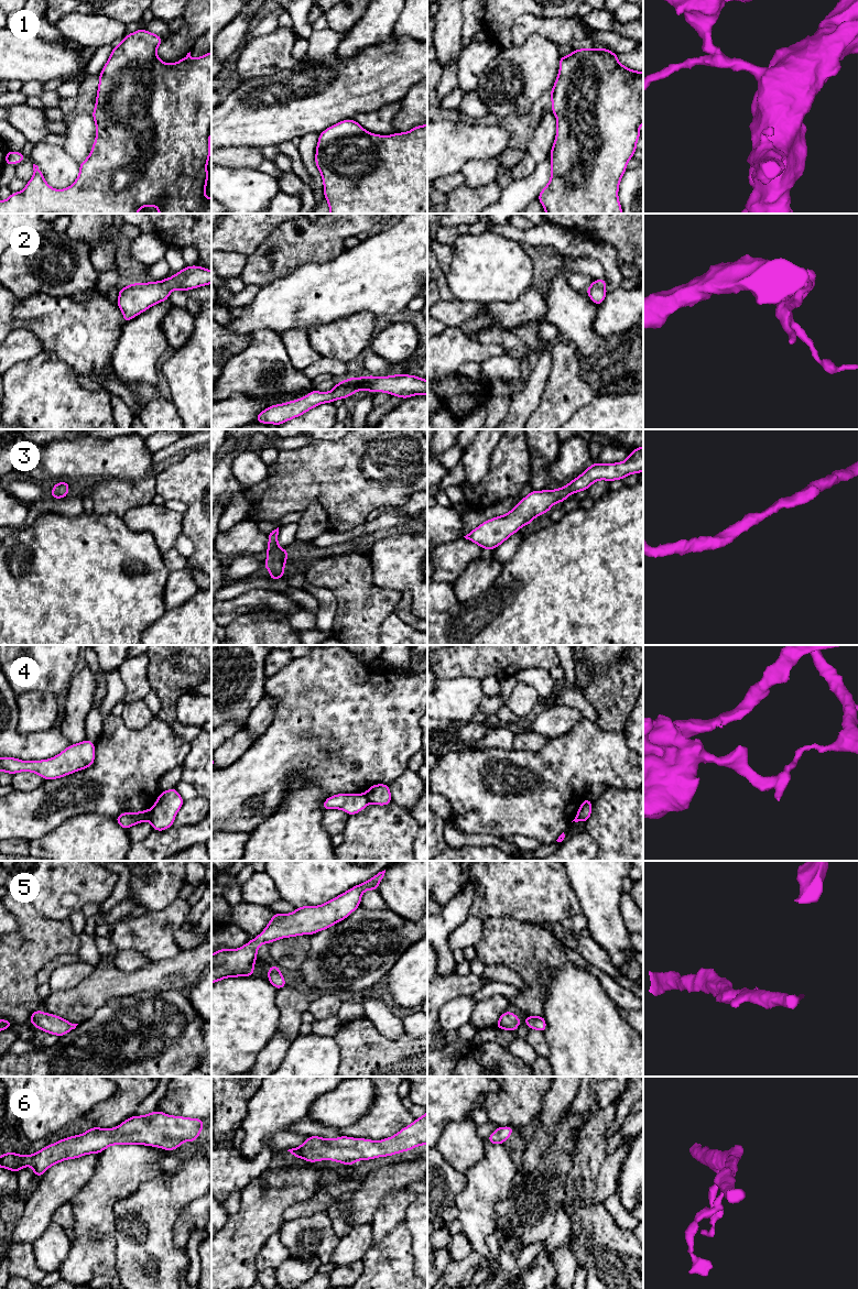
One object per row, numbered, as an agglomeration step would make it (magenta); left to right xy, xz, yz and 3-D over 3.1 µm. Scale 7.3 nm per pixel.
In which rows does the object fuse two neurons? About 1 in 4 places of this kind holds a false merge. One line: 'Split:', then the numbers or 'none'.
Split: 4

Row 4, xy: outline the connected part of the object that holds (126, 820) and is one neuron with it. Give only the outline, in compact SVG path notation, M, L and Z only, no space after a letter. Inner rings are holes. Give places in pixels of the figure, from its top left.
M151 809L143 810L140 812L122 812L115 820L123 828L128 830L130 827L141 823L144 821L150 821L151 819Z

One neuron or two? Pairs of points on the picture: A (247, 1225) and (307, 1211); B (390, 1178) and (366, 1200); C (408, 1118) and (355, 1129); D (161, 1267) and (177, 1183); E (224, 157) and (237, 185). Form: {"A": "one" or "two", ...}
{"A": "two", "B": "one", "C": "one", "D": "one", "E": "two"}

